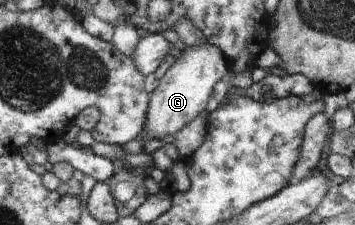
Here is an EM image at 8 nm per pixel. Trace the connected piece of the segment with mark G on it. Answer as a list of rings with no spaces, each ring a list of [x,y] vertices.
[[[210,41],[198,47],[187,47],[186,51],[180,55],[178,63],[168,69],[168,73],[164,74],[157,87],[150,93],[146,127],[140,137],[143,141],[142,153],[144,153],[145,142],[159,140],[160,137],[167,135],[174,137],[174,134],[184,125],[200,115],[206,109],[216,83],[225,81],[229,68],[226,54]]]

